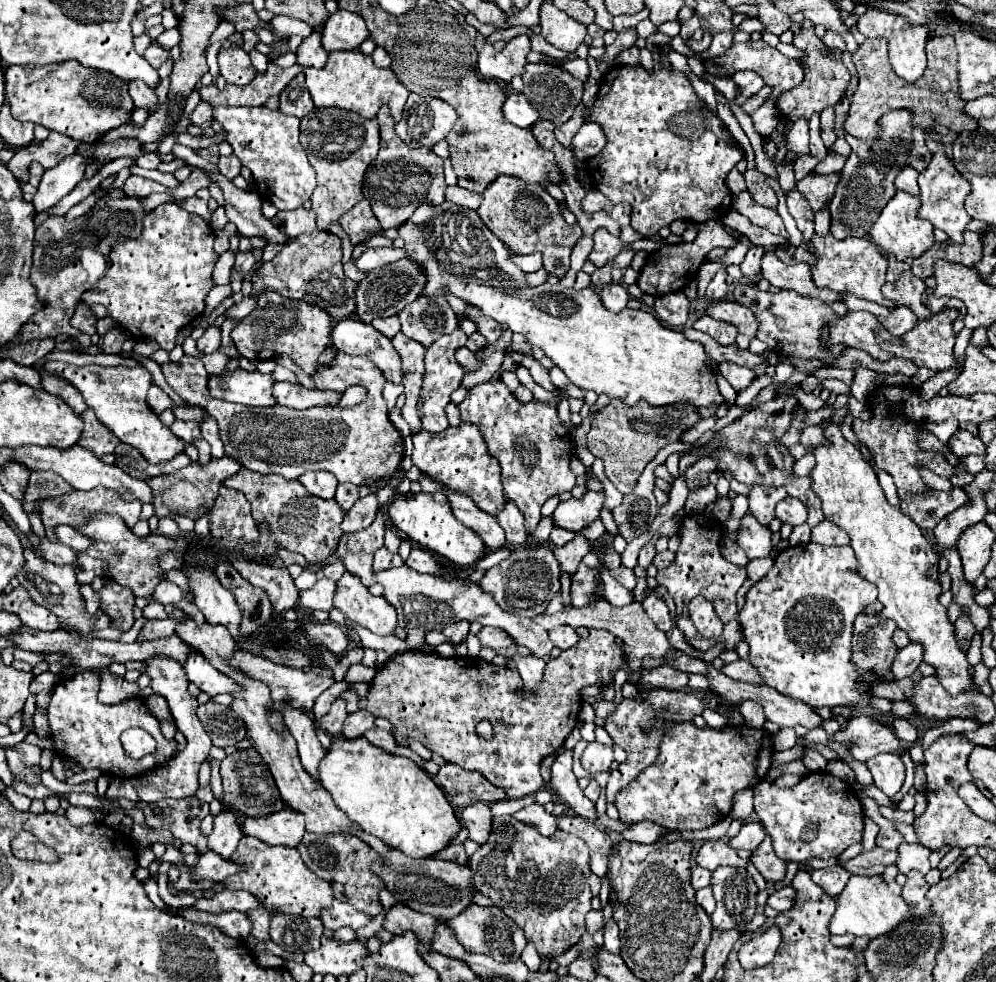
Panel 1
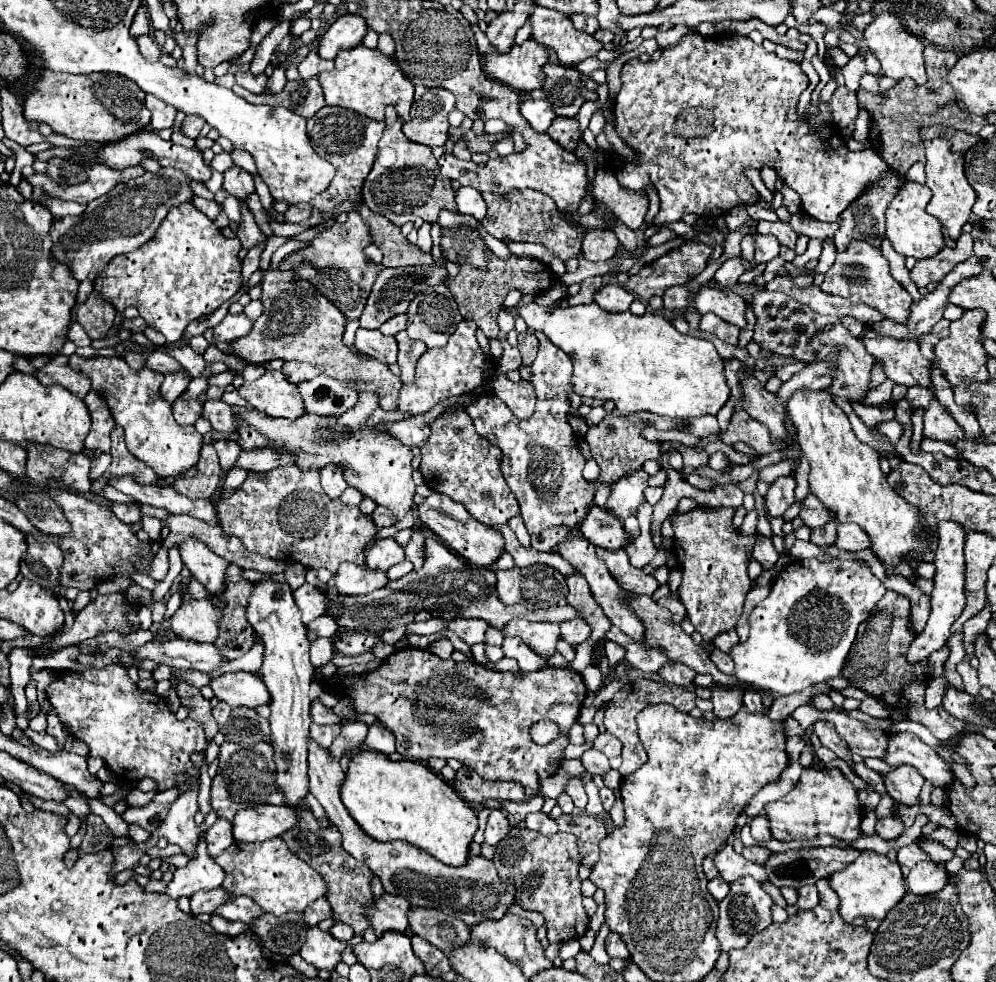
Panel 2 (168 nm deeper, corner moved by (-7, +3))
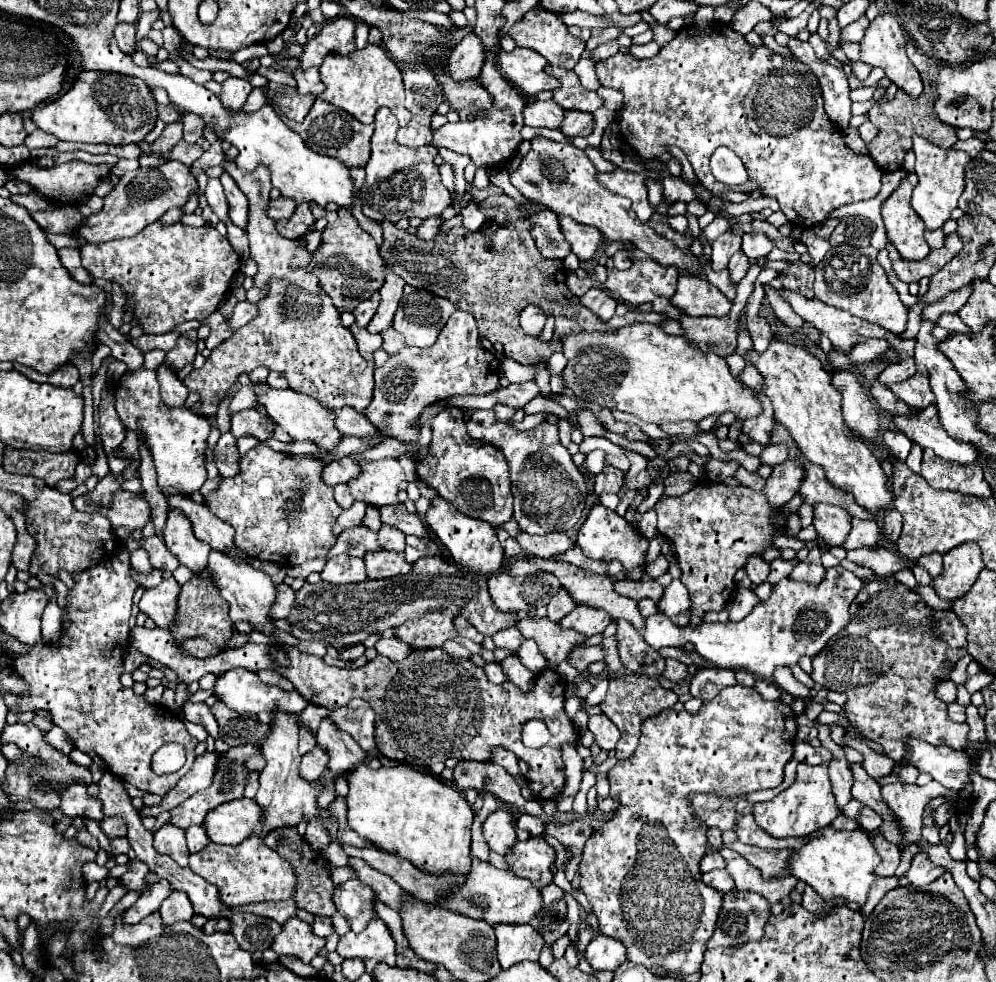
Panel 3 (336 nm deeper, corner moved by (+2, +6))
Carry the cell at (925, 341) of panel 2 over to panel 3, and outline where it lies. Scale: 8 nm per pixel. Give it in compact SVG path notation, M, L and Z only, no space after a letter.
M928 406L919 416L892 416L899 430L911 438L921 448L931 448L937 456L945 460L955 460L961 464L977 462L977 446L969 446L969 442L955 440L943 428L937 414L936 406Z

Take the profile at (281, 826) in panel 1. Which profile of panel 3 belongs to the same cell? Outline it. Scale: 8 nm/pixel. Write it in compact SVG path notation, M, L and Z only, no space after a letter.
M249 798L225 802L207 814L203 826L211 842L237 846L245 838L261 834L261 806Z

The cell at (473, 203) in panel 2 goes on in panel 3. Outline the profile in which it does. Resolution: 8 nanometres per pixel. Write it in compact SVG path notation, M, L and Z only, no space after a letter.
M473 200L465 208L461 208L461 216L463 216L463 226L473 232L477 232L487 222L485 214L477 208L477 204Z

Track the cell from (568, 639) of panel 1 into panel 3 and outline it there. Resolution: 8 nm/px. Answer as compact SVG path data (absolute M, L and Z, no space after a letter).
M577 606L571 614L567 614L559 624L569 630L577 630L585 638L591 638L595 634L601 634L609 626L611 618L603 610L589 608L589 606Z

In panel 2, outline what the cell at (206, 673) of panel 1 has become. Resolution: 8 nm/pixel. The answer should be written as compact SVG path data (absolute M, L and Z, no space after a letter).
M226 673L210 683L216 697L230 707L256 709L270 703L270 693L260 677L254 673Z

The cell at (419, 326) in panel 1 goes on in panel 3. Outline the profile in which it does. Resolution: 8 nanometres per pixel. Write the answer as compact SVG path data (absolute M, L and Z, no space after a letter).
M407 284L393 328L405 336L407 346L429 348L435 344L441 326L445 326L455 310L457 308L449 300Z

